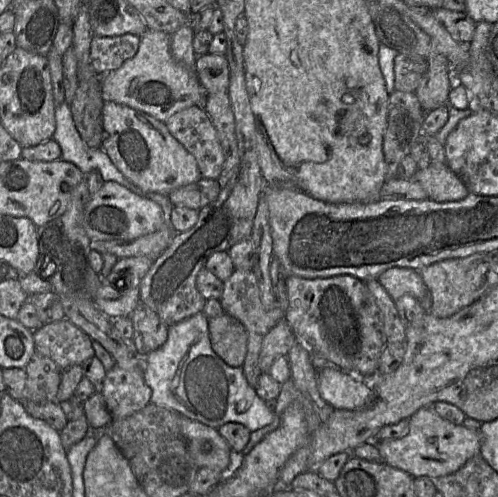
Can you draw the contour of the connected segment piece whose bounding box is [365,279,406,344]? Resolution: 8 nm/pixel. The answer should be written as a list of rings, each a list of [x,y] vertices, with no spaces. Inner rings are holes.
[[[377,279],[367,280],[365,283],[378,307],[386,343],[405,342],[405,323],[398,314],[393,298]]]

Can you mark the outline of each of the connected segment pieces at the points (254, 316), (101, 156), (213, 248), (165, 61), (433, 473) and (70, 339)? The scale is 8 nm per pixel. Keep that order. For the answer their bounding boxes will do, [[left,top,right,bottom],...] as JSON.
[[219,269,285,388],[52,103,174,223],[140,71,265,326],[102,29,204,122],[378,407,482,479],[34,320,95,370]]

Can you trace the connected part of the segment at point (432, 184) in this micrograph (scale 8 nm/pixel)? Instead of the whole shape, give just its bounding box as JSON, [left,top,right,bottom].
[413,162,470,202]

